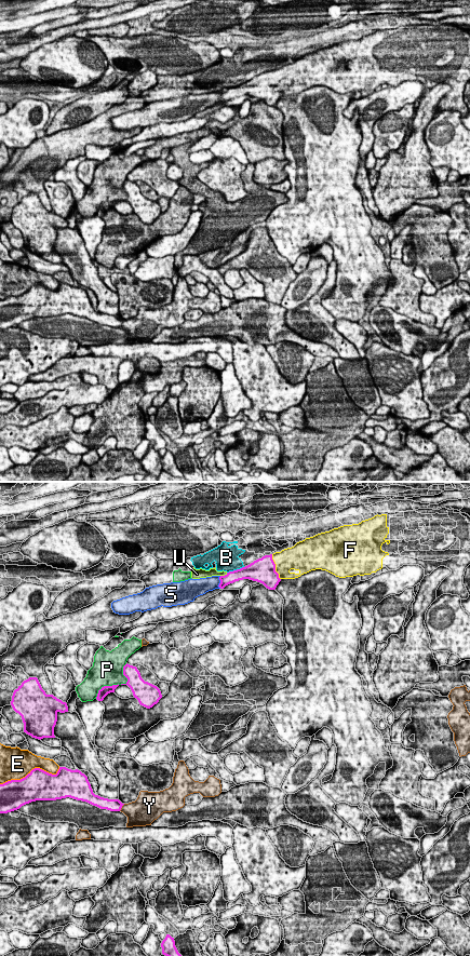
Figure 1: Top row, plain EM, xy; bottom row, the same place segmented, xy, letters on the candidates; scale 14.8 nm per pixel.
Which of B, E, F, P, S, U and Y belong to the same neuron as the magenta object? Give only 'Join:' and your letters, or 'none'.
Join: F

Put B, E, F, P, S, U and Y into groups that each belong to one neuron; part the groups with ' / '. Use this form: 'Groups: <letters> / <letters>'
Groups: B P U / E / F / S / Y

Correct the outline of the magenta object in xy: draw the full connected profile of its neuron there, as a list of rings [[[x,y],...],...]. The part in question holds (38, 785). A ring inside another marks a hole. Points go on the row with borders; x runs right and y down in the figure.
[[[59,767],[57,773],[52,775],[35,768],[21,780],[0,784],[0,813],[17,810],[36,800],[56,800],[66,797],[110,811],[120,811],[124,805],[119,799],[95,795],[88,777],[78,769]]]

